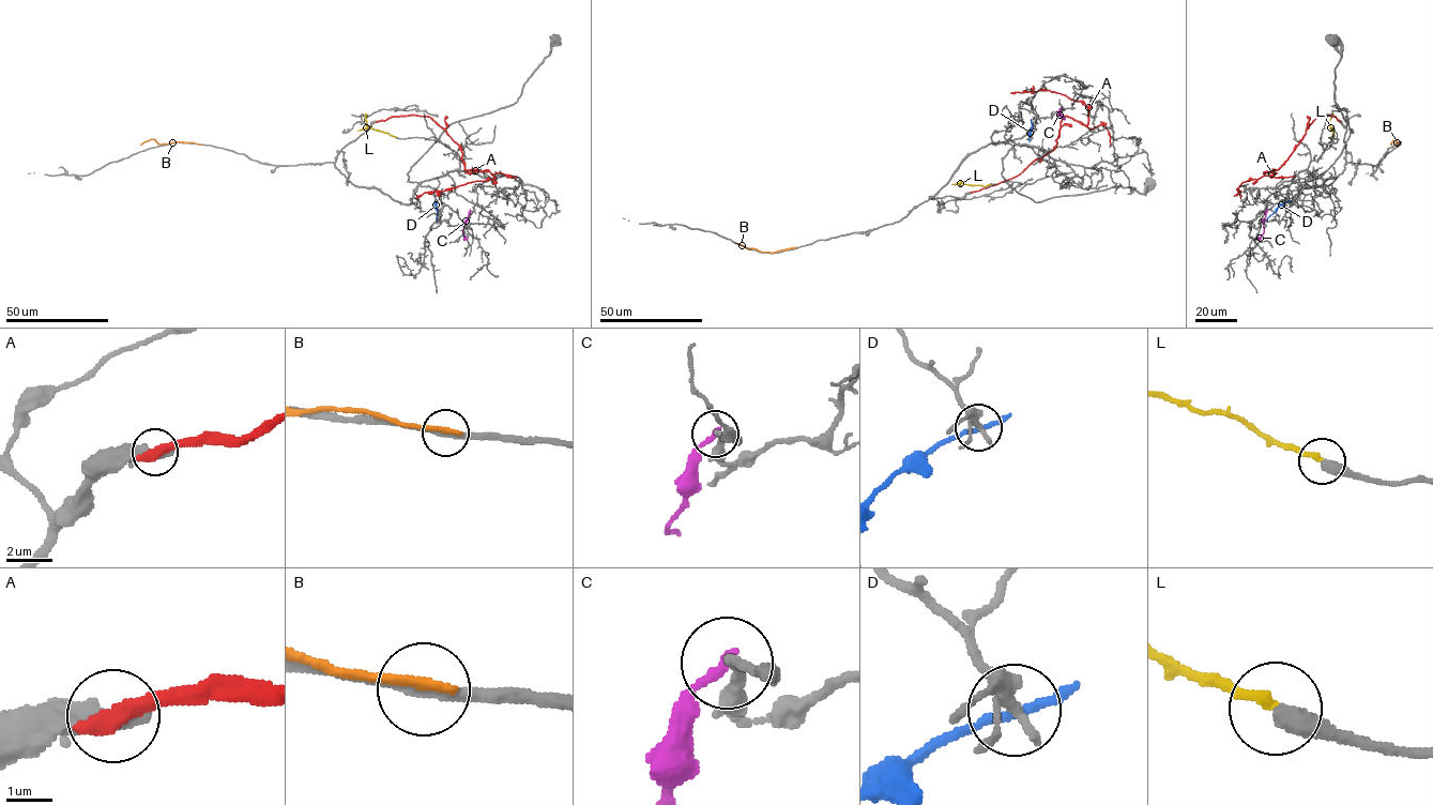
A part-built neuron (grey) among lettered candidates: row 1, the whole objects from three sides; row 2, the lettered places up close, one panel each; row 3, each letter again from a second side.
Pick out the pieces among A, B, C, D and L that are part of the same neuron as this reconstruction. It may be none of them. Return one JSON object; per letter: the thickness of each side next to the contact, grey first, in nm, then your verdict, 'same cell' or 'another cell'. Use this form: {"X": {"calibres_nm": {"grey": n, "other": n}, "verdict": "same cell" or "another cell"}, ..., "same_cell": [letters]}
{"A": {"calibres_nm": {"grey": 550, "other": 400}, "verdict": "another cell"}, "B": {"calibres_nm": {"grey": 280, "other": 240}, "verdict": "another cell"}, "C": {"calibres_nm": {"grey": 200, "other": 200}, "verdict": "another cell"}, "D": {"calibres_nm": {"grey": 400, "other": 200}, "verdict": "another cell"}, "L": {"calibres_nm": {"grey": 440, "other": 220}, "verdict": "same cell"}, "same_cell": ["L"]}

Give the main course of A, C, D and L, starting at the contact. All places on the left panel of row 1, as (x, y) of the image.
A: (377, 121), (428, 116), (460, 148), (467, 172), (489, 171), (493, 175), (493, 179), (424, 192), (415, 198)
C: (467, 239), (462, 232), (470, 209)
D: (435, 201), (436, 221)
L: (395, 137), (368, 127), (367, 115)

